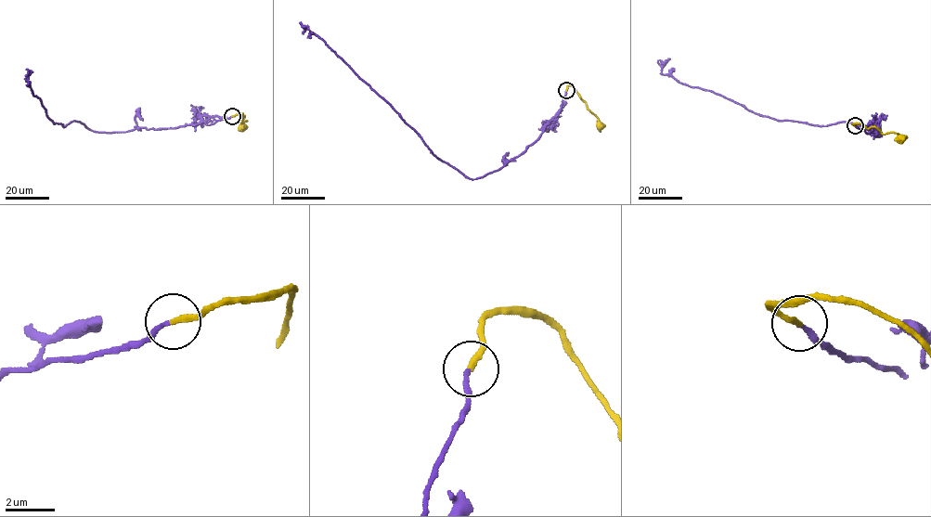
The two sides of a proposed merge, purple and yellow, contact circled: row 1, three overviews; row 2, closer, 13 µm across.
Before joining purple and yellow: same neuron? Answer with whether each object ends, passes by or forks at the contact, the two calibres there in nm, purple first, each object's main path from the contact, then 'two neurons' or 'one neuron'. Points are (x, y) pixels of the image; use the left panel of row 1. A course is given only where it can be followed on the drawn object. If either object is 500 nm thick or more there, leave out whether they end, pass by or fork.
purple ends there; yellow ends there; 170 nm thick on the purple side, 240 nm on the other; purple runs (232, 116), (209, 125), (126, 132), (100, 133), (79, 121), (64, 127), (50, 120), (33, 96), (26, 70); yellow runs (232, 116), (242, 113), (241, 122), (246, 121), (241, 128); one neuron

